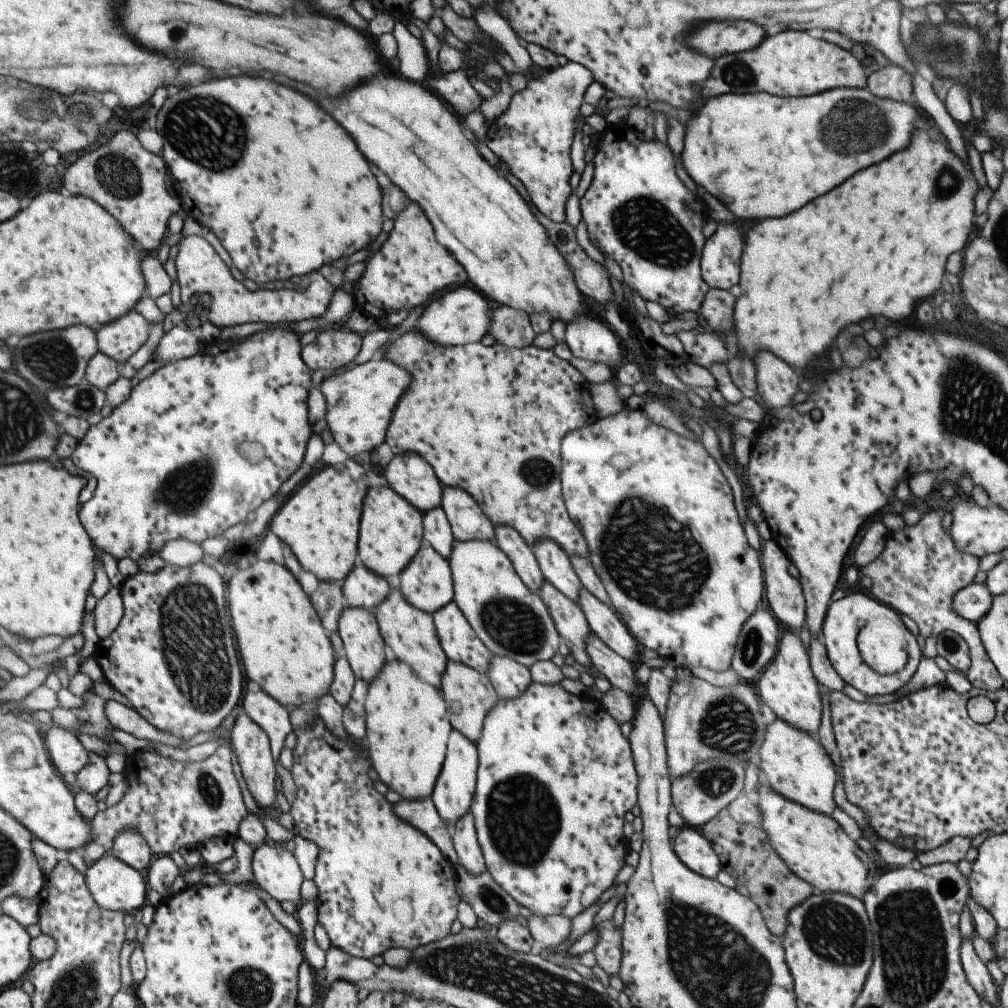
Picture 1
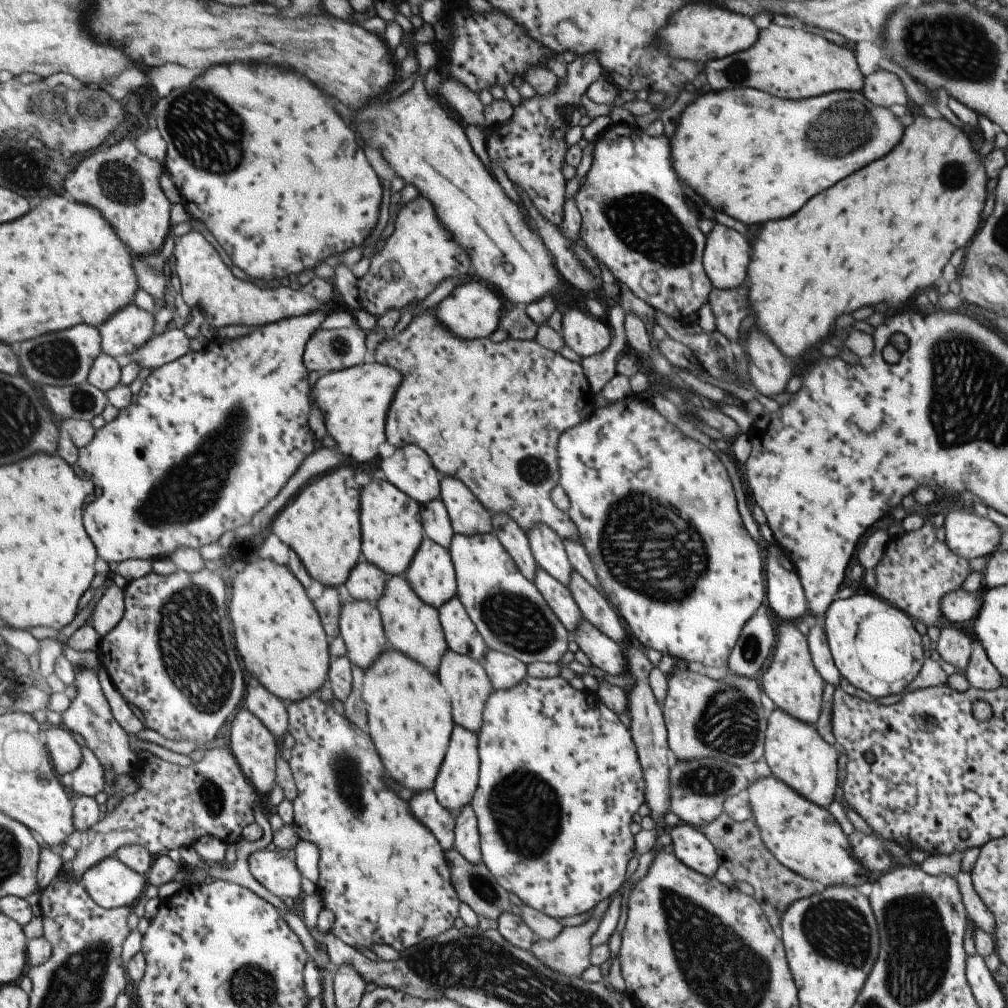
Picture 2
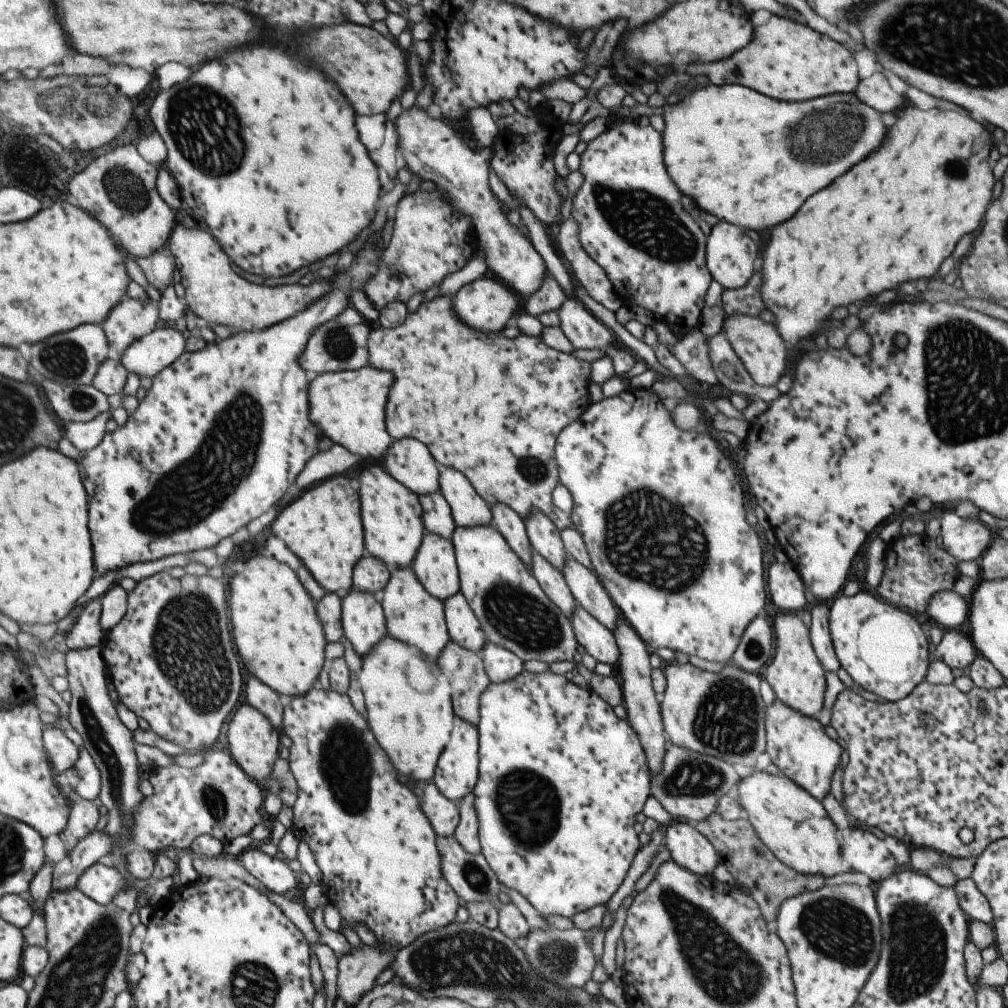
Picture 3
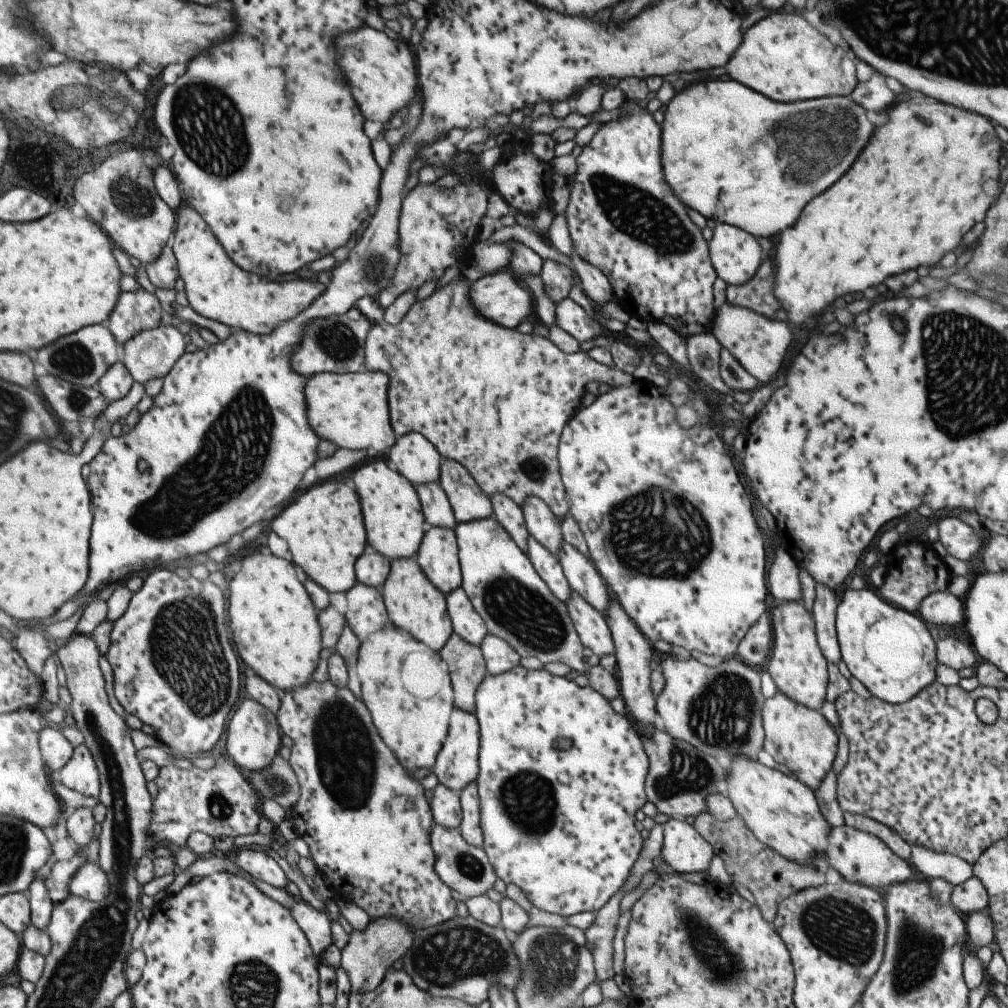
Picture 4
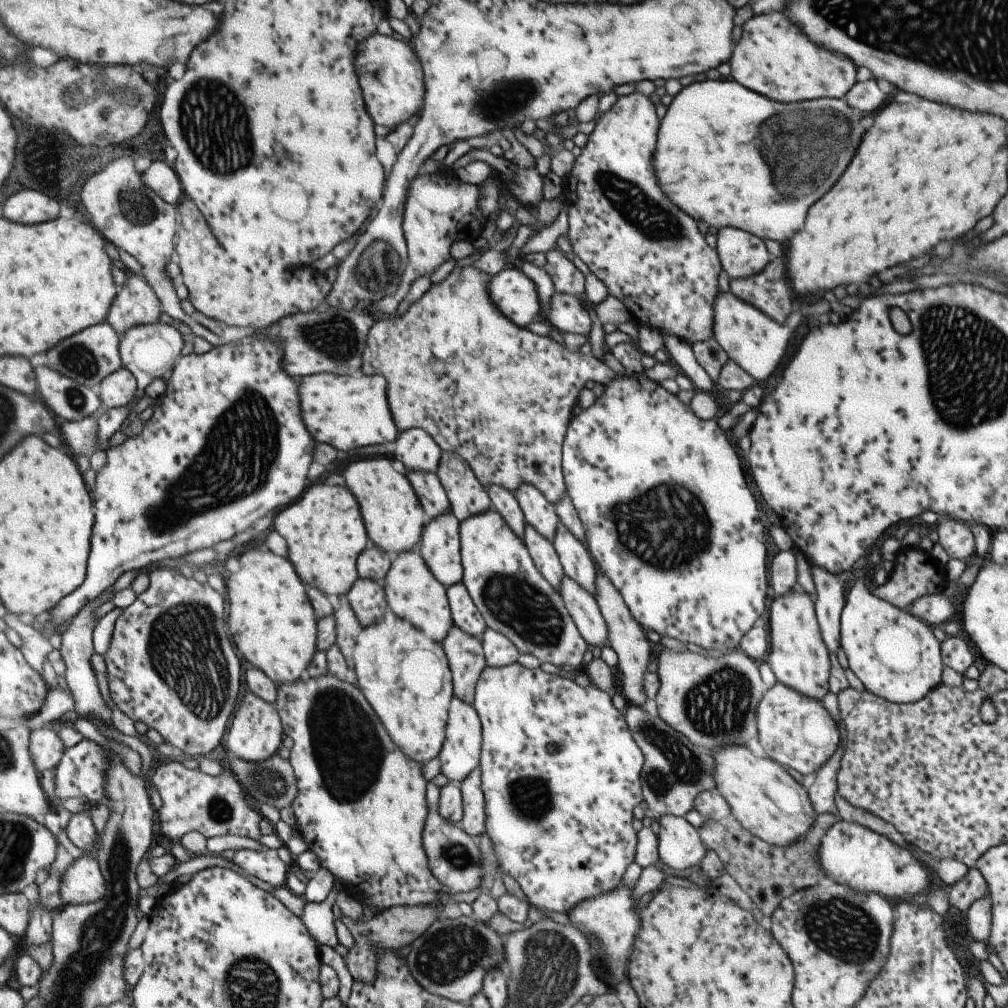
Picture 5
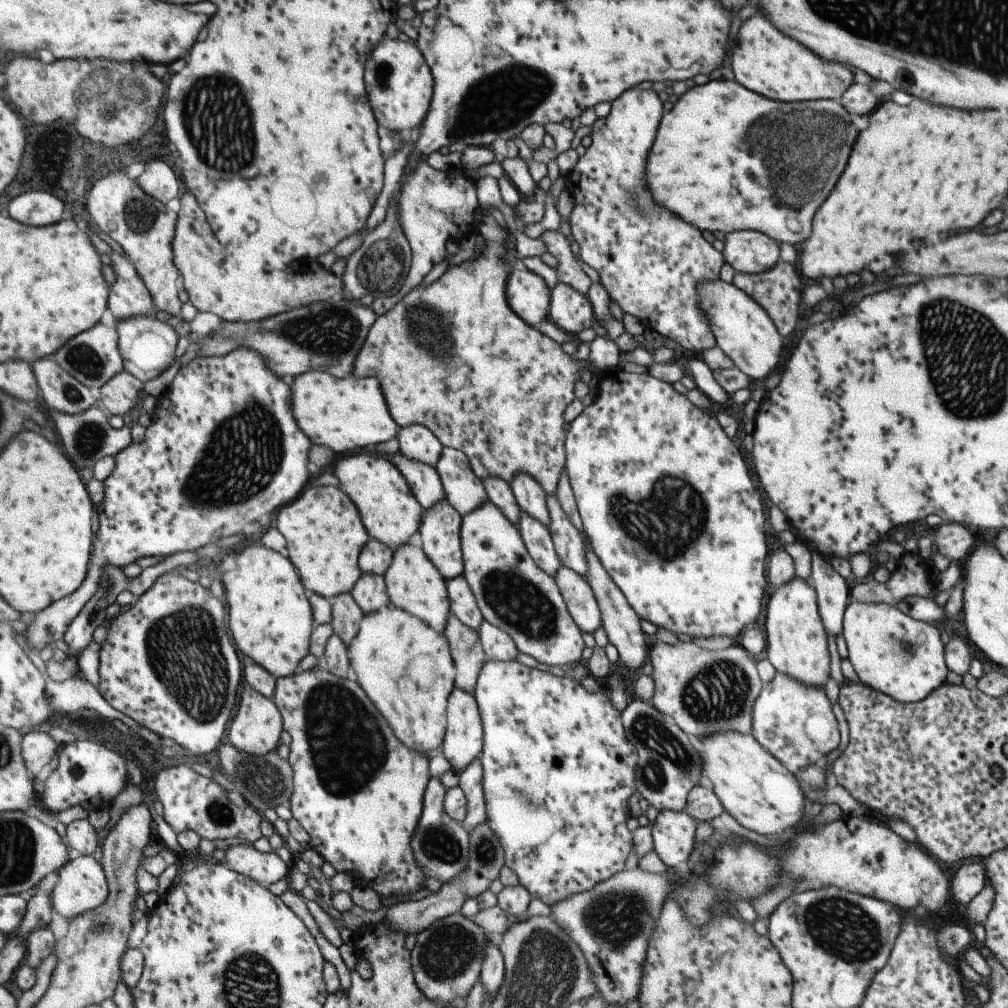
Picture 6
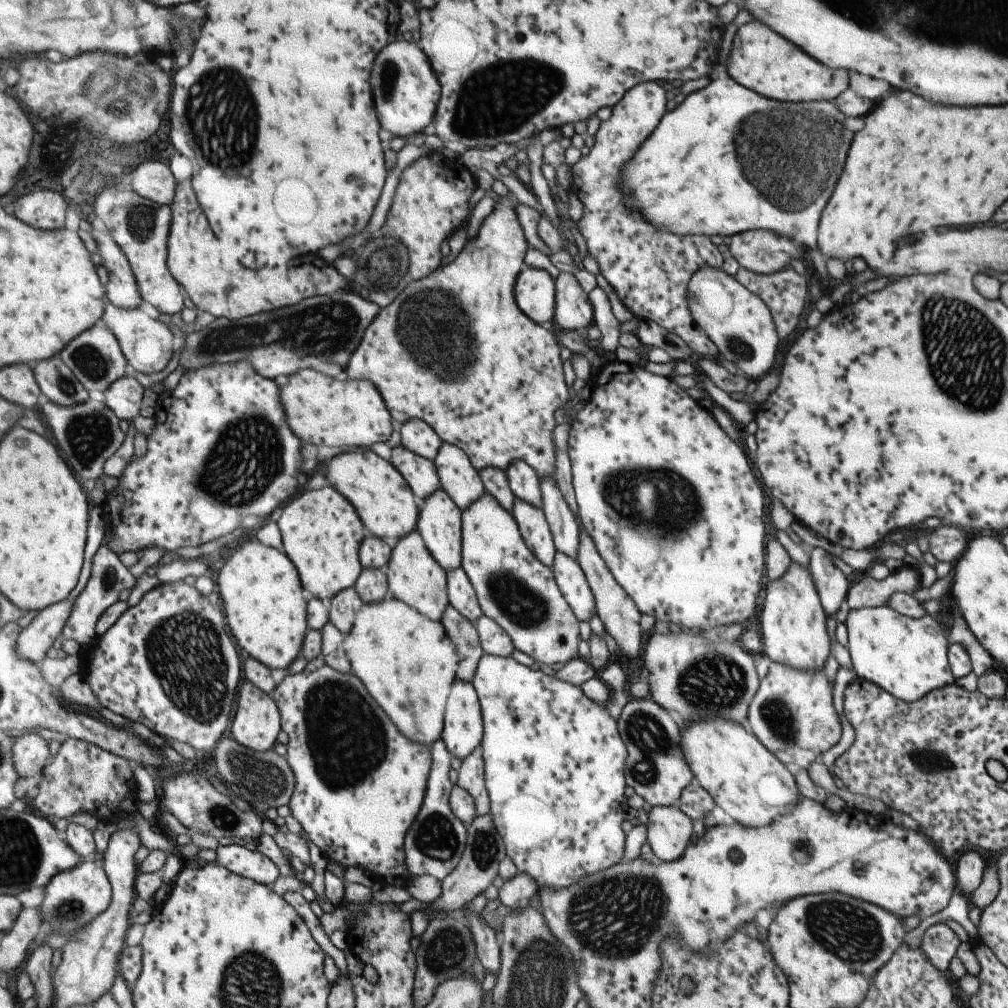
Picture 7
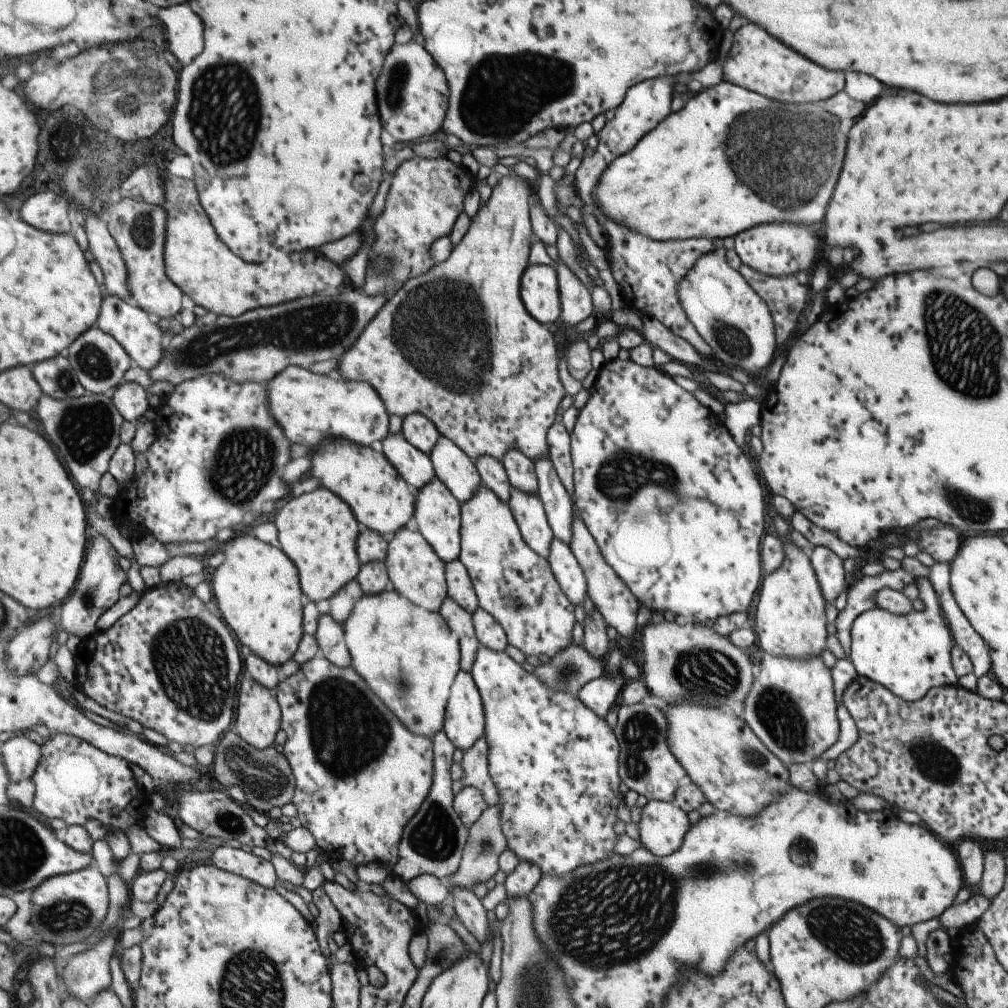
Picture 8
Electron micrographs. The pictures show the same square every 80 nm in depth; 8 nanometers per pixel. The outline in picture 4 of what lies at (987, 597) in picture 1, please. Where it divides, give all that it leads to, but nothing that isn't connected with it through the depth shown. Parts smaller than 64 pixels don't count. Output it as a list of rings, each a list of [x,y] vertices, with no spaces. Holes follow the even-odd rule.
[[[947,590],[932,592],[919,602],[916,616],[929,624],[952,628],[964,619],[961,598],[951,595]]]

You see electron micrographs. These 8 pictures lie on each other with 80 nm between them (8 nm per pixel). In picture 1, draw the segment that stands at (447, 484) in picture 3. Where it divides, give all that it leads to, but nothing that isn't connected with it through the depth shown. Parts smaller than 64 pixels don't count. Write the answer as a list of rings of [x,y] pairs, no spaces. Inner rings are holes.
[[[443,486],[440,502],[455,541],[487,539],[494,542],[494,526],[480,506],[462,488]]]

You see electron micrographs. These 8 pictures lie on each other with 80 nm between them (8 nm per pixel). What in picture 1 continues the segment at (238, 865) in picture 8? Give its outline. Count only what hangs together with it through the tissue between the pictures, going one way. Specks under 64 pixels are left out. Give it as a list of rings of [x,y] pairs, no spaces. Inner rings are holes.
[[[265,843],[262,847],[255,851],[252,865],[254,868],[254,877],[260,888],[267,891],[275,900],[283,902],[283,900],[290,900],[294,904],[301,900],[301,884],[304,874],[301,866],[297,862],[296,856],[293,852],[288,852],[284,848],[284,844],[274,844],[269,846]]]

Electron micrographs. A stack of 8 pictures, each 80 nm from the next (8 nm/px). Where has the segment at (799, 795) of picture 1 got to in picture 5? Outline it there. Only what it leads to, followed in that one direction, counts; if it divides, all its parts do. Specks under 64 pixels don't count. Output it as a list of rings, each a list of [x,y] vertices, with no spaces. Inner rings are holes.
[[[775,682],[771,688],[765,690],[755,710],[755,722],[757,722],[757,741],[765,755],[773,762],[777,762],[784,769],[791,768],[801,776],[801,785],[807,789],[810,787],[817,773],[817,770],[831,758],[838,746],[838,729],[835,726],[827,710],[820,702],[813,698],[805,698],[797,694],[795,690]]]

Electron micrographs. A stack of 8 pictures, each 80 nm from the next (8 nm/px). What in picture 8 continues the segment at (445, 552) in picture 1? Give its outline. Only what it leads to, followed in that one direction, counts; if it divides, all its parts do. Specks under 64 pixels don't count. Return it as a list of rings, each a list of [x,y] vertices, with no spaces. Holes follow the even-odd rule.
[[[391,433],[382,440],[383,453],[397,467],[405,482],[414,489],[422,487],[434,476],[428,455],[411,446],[401,433]]]

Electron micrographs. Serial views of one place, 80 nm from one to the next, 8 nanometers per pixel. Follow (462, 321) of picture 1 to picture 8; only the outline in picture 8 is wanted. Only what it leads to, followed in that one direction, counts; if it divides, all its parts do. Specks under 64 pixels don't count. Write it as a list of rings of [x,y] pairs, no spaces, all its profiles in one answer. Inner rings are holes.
[[[527,265],[521,275],[519,294],[527,312],[543,324],[559,320],[560,302],[556,270],[547,265]]]

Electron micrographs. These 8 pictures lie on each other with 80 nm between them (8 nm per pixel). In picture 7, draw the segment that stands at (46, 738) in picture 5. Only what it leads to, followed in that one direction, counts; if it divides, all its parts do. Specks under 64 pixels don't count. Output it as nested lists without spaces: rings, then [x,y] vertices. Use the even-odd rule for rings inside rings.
[[[27,732],[15,738],[12,748],[18,775],[22,778],[37,776],[50,762],[51,748],[36,732]]]

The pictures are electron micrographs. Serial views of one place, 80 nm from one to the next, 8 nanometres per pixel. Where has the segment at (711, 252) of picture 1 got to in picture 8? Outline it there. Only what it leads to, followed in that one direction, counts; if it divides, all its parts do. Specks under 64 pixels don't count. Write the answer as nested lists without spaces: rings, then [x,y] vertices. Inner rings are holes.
[[[770,222],[752,226],[737,233],[734,237],[734,251],[740,262],[758,273],[772,277],[794,275],[795,272],[805,272],[817,252],[817,236],[809,226],[794,225],[788,222]]]

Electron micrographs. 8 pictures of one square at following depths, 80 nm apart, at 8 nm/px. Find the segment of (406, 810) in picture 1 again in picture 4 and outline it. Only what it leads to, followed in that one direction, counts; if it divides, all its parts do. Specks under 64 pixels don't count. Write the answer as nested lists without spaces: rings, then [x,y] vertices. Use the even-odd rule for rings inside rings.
[[[438,784],[432,789],[429,806],[432,811],[432,822],[445,828],[457,829],[461,820],[458,793]]]

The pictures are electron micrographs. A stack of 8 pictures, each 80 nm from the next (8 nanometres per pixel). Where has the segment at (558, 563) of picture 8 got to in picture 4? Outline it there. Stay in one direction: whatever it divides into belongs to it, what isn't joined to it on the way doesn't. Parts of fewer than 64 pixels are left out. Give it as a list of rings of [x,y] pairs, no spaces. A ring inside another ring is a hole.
[[[575,591],[569,593],[564,605],[583,646],[587,646],[598,658],[614,651],[609,627],[594,606],[577,595]]]

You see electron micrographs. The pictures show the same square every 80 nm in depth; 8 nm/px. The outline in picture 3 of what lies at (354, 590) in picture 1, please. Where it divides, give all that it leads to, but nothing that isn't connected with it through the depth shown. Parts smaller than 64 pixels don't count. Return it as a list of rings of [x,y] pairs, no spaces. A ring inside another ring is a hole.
[[[371,553],[365,554],[365,557],[361,558],[356,564],[352,589],[380,595],[385,590],[391,577],[392,571],[388,564]]]

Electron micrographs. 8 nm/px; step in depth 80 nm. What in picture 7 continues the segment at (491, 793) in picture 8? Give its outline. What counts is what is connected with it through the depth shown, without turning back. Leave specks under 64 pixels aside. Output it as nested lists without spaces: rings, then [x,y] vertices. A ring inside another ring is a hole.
[[[480,744],[461,759],[454,784],[473,797],[476,816],[489,812],[490,800],[484,785],[484,762]]]

